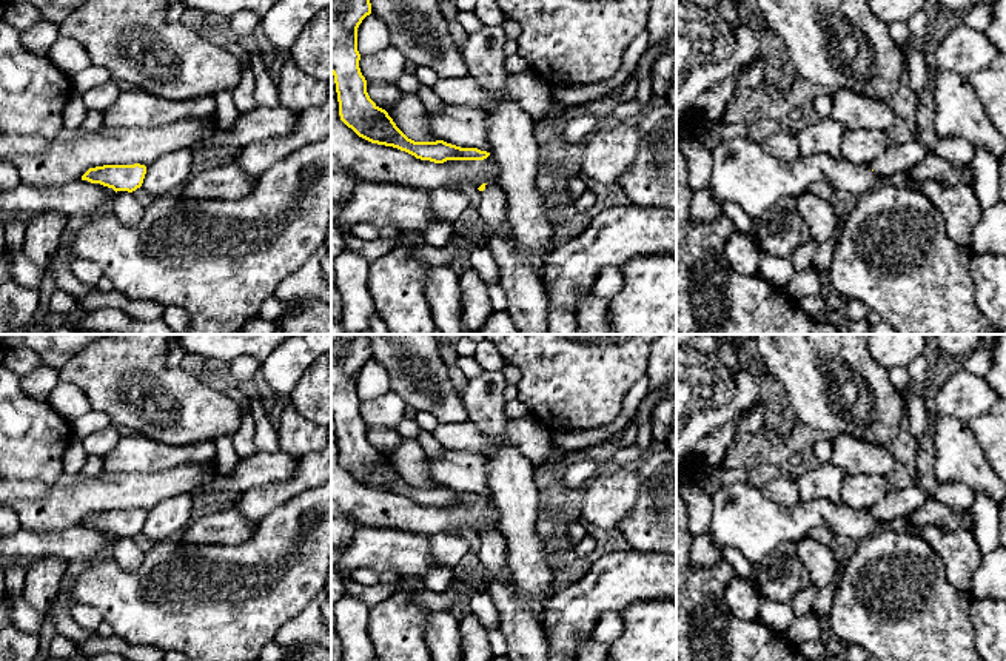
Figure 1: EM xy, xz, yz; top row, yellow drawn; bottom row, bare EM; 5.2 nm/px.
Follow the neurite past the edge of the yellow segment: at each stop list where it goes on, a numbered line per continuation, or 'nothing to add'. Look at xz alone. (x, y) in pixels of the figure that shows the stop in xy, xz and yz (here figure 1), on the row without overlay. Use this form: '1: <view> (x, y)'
1: xz (492, 553)

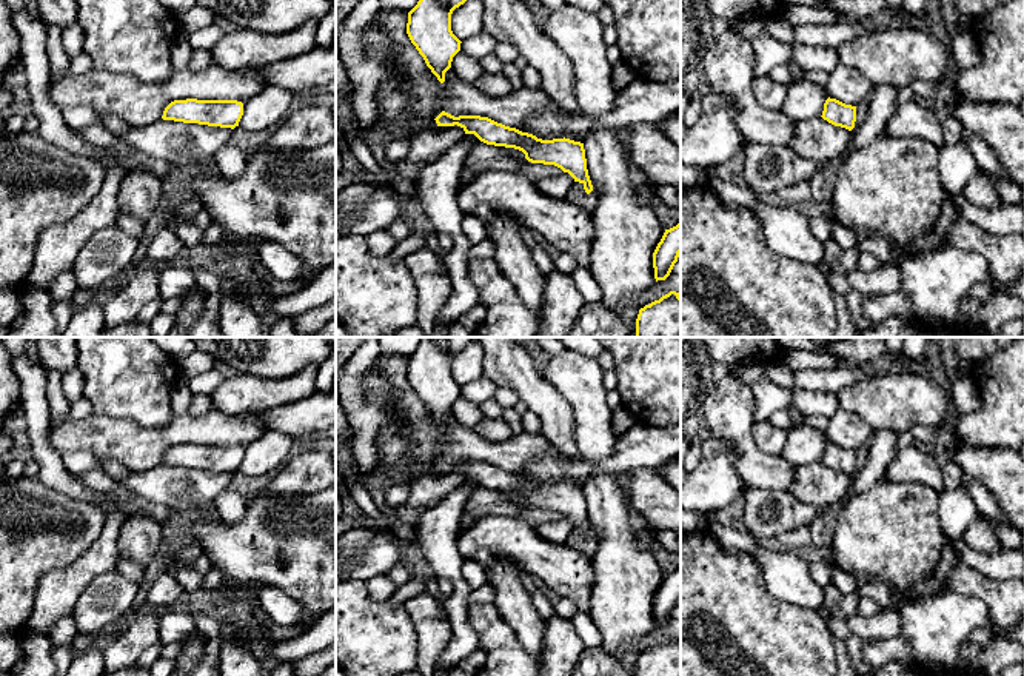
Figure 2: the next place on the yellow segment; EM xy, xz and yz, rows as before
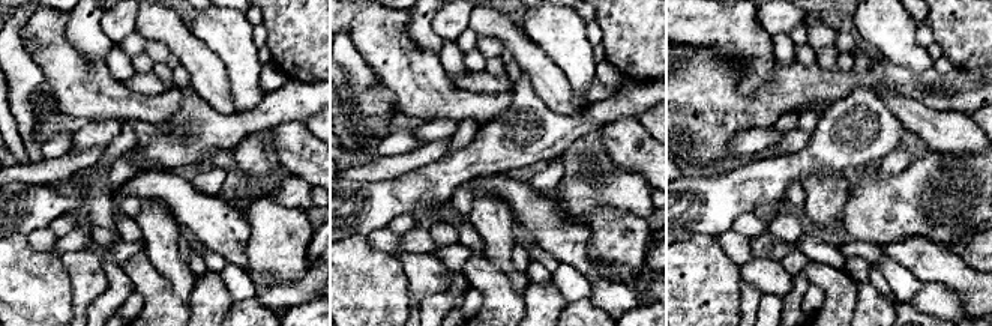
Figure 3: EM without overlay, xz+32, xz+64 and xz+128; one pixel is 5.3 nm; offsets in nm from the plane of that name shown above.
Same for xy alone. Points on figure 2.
nothing to add

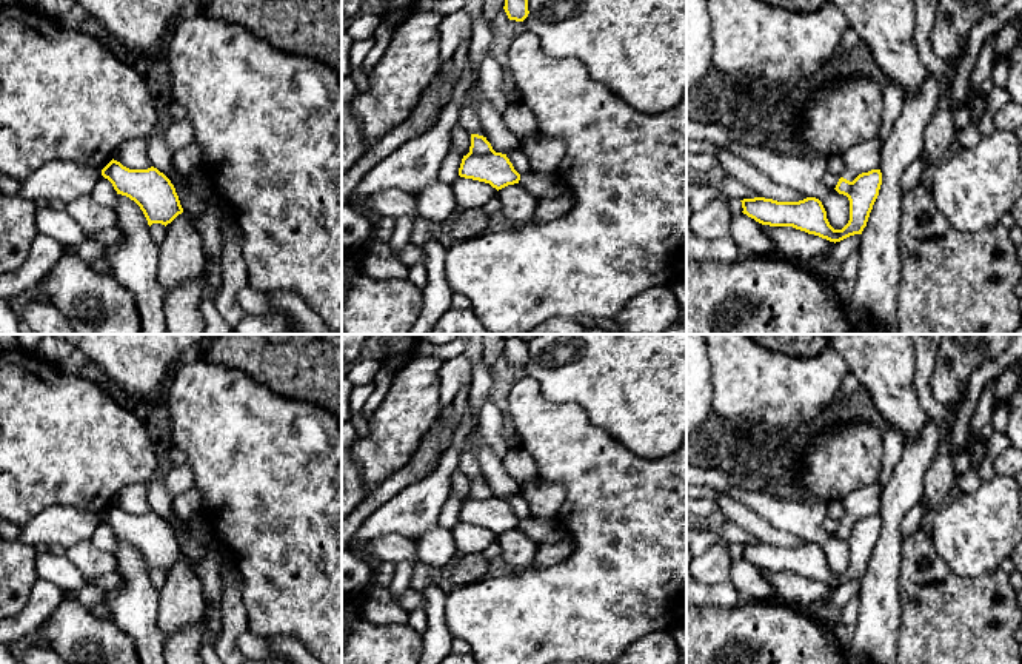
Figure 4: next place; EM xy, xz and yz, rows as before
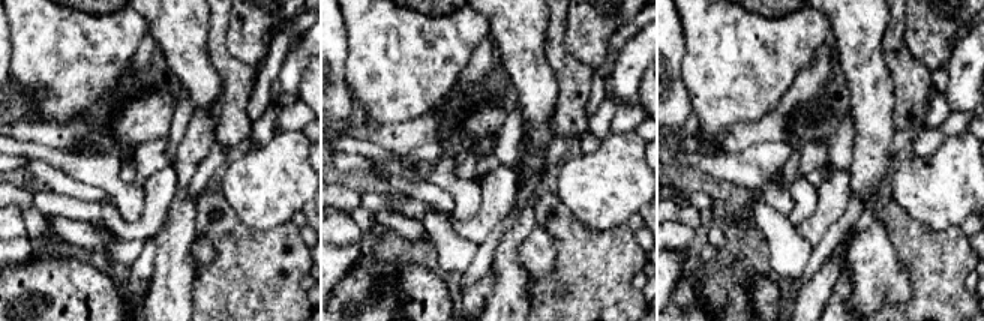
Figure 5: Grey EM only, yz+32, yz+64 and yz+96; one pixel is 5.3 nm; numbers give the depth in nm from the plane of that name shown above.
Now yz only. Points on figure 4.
1: yz (865, 501)

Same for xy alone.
1: xy (133, 499)

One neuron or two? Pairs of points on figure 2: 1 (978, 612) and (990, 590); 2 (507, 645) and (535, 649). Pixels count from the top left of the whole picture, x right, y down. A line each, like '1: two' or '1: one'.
1: two
2: two

